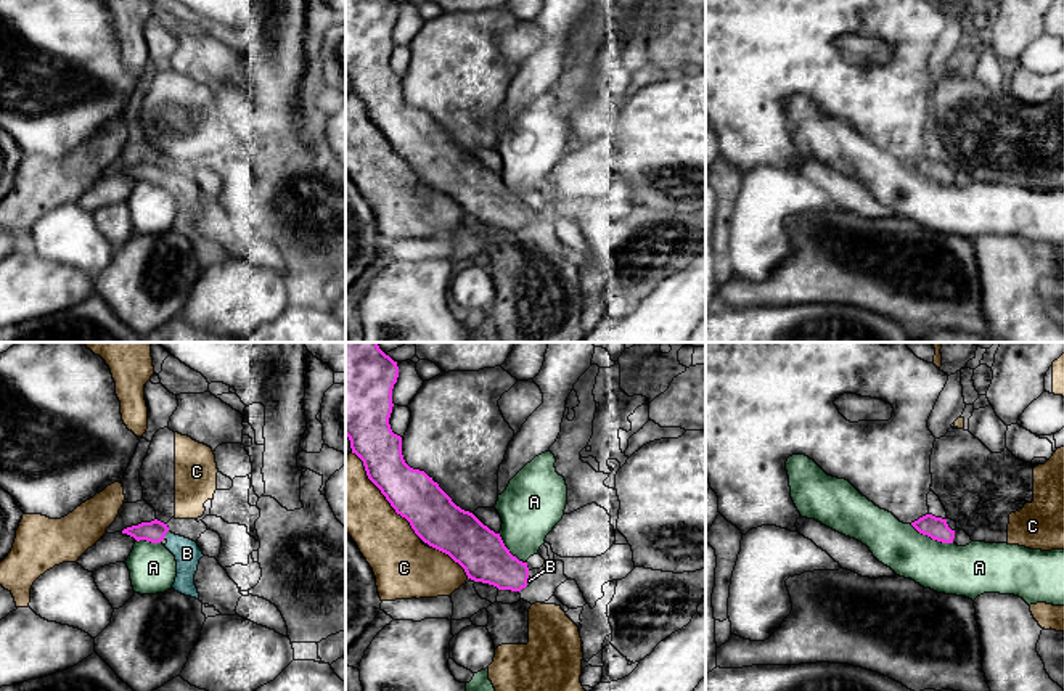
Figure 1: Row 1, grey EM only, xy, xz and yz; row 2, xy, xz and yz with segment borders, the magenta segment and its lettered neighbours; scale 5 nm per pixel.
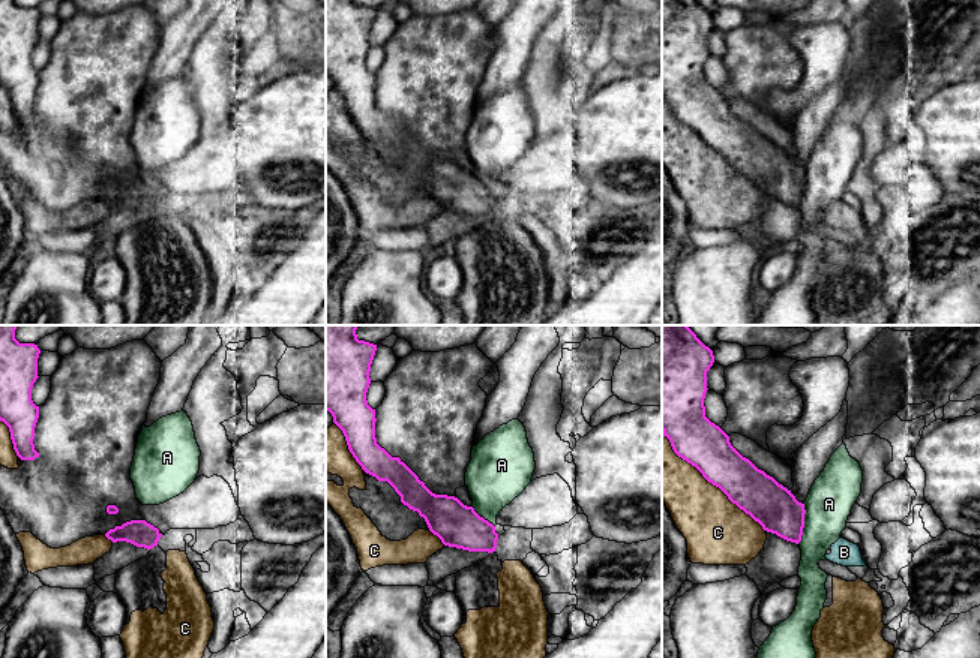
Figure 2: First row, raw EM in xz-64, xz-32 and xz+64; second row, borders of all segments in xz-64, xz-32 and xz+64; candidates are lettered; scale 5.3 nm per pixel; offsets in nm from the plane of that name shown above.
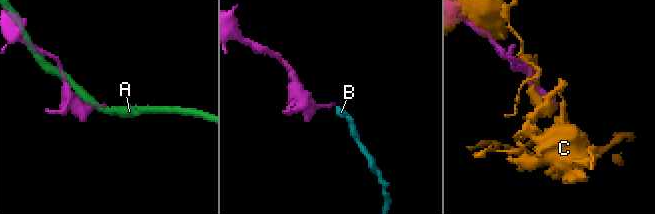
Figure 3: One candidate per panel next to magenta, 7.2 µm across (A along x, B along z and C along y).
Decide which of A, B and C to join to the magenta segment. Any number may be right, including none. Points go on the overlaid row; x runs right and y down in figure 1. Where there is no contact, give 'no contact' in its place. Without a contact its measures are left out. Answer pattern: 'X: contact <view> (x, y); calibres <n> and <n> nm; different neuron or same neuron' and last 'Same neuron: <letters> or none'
A: contact yz (931, 537); calibres 110 and 260 nm; different neuron
B: contact xy (164, 535); calibres 110 and 130 nm; same neuron
C: contact xz (383, 494); calibres 240 and 320 nm; different neuron
Same neuron: B

